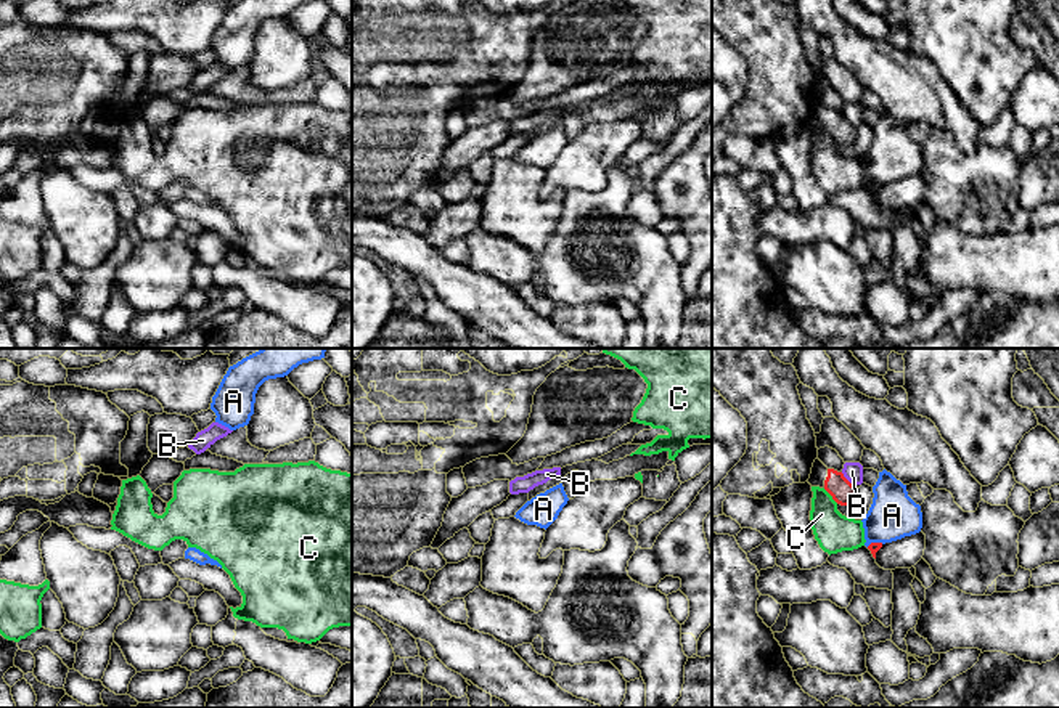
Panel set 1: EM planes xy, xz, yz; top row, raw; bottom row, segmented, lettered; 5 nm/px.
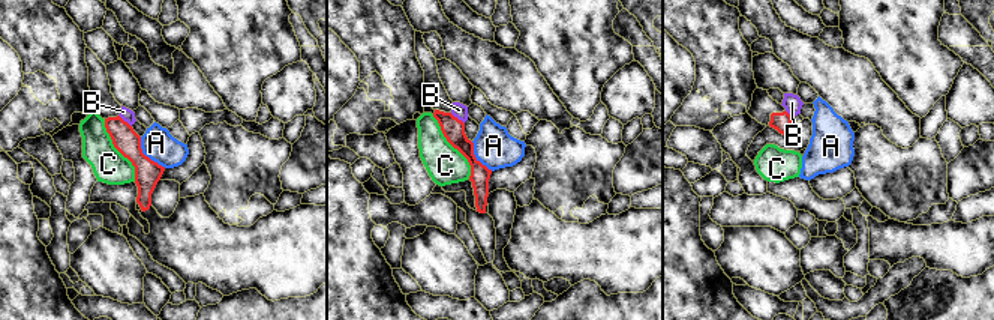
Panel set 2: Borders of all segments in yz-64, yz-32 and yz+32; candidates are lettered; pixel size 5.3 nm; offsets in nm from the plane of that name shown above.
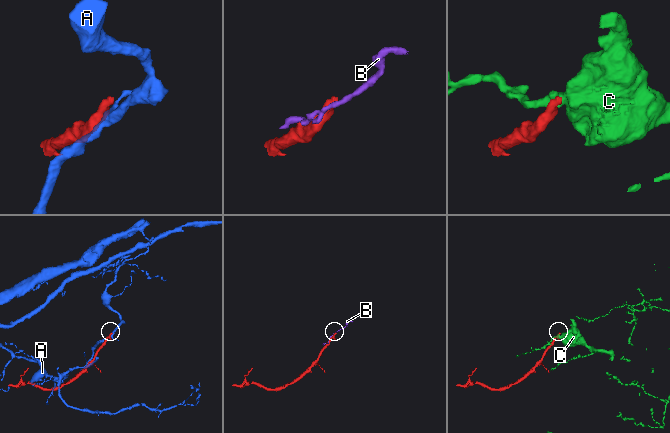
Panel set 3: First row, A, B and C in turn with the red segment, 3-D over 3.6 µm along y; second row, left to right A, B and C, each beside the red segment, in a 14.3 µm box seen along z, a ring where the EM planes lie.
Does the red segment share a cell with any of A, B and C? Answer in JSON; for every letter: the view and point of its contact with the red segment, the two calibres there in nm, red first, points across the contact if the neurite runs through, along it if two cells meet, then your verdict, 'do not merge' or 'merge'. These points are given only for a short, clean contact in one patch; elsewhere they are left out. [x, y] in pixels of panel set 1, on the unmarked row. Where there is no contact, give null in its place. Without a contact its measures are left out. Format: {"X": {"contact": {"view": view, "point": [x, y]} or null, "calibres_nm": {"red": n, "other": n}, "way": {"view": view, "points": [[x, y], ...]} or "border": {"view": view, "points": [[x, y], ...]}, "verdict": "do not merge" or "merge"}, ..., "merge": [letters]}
{"A": {"contact": {"view": "yz", "point": [875, 183]}, "calibres_nm": {"red": 50, "other": 240}, "verdict": "do not merge"}, "B": {"contact": {"view": "yz", "point": [847, 121]}, "calibres_nm": {"red": 120, "other": 100}, "verdict": "do not merge"}, "C": {"contact": {"view": "yz", "point": [831, 135]}, "calibres_nm": {"red": 120, "other": 190}, "border": {"view": "yz", "points": [[823, 129], [838, 143]]}, "verdict": "do not merge"}, "merge": []}

